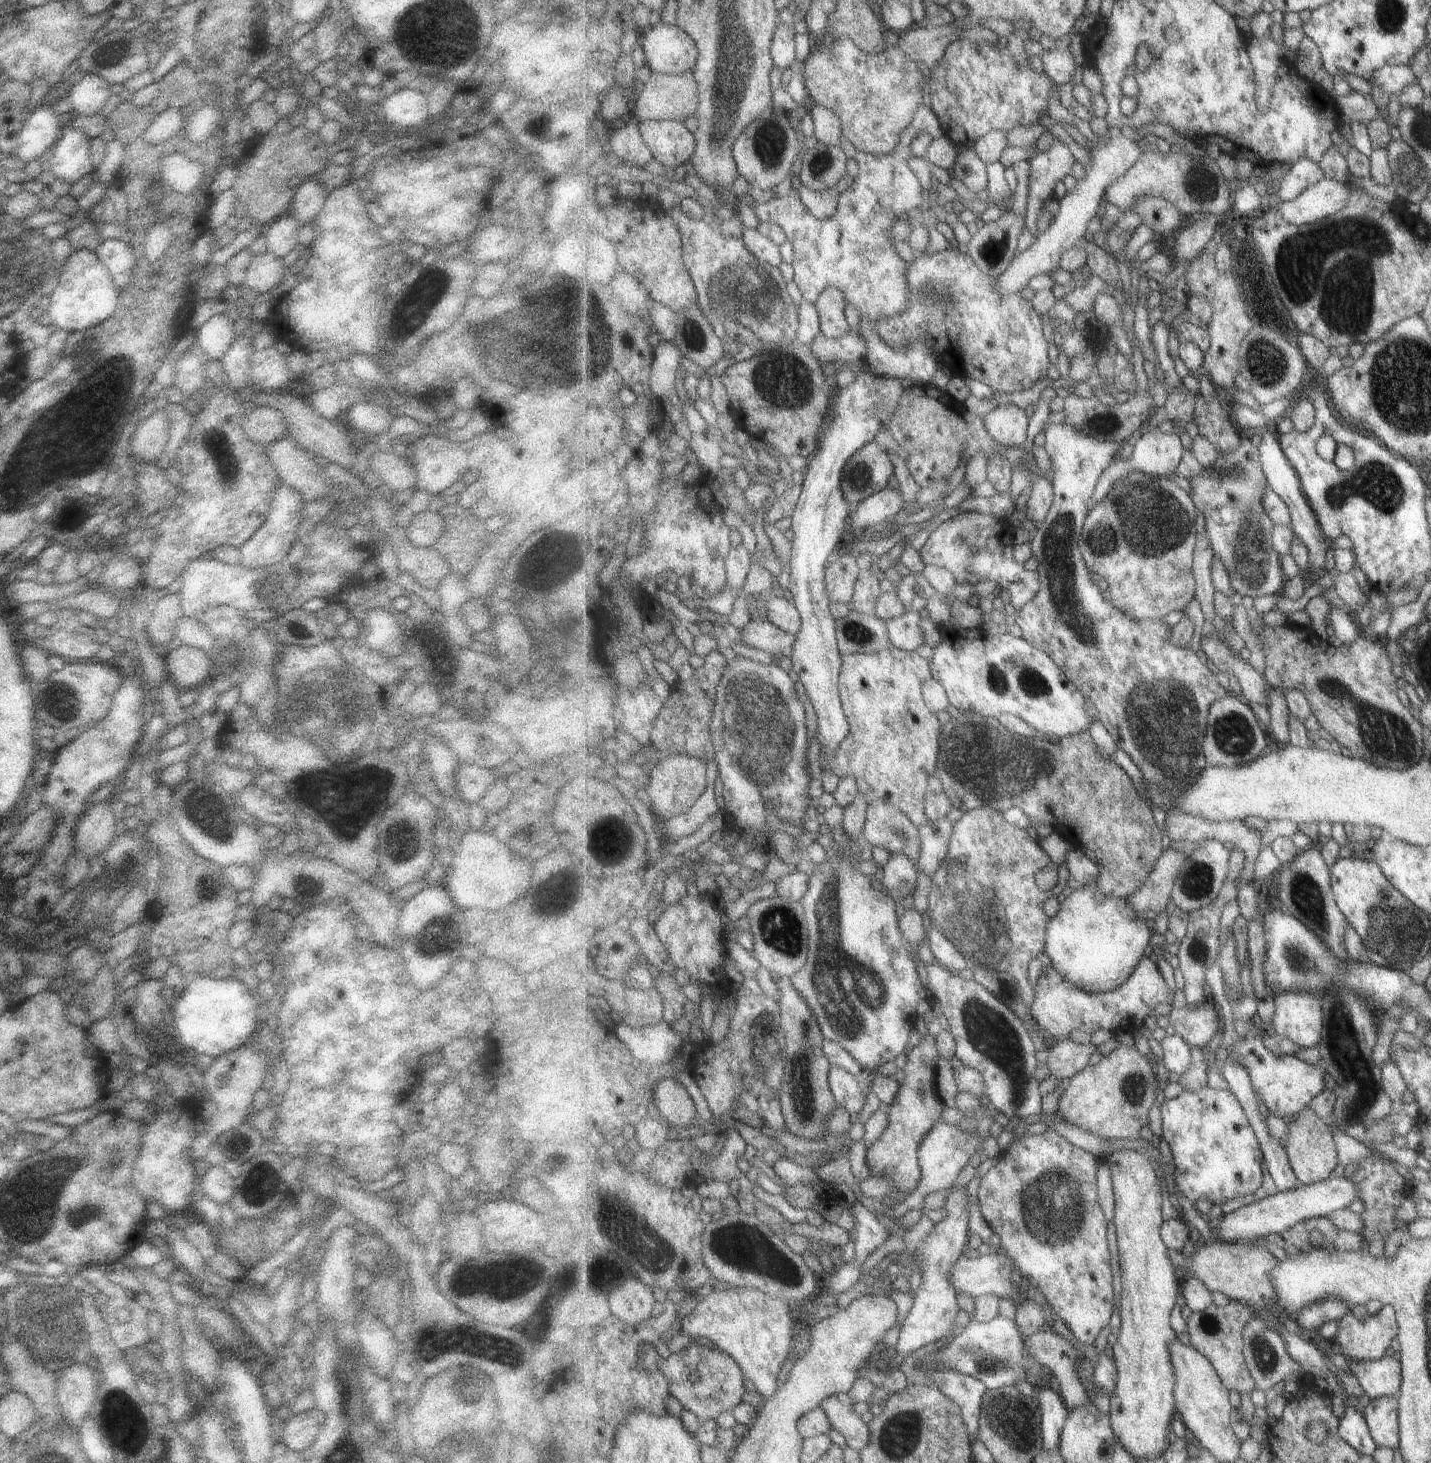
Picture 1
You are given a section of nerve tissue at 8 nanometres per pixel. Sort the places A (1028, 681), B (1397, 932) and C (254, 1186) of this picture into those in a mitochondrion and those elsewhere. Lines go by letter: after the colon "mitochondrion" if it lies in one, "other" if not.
A: mitochondrion
B: mitochondrion
C: other

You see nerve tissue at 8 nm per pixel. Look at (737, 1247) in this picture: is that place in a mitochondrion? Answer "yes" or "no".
yes

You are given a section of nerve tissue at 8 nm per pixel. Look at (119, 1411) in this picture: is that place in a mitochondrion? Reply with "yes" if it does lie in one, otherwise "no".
yes

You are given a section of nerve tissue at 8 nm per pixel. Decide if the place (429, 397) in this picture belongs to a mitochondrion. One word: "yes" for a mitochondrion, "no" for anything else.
no

